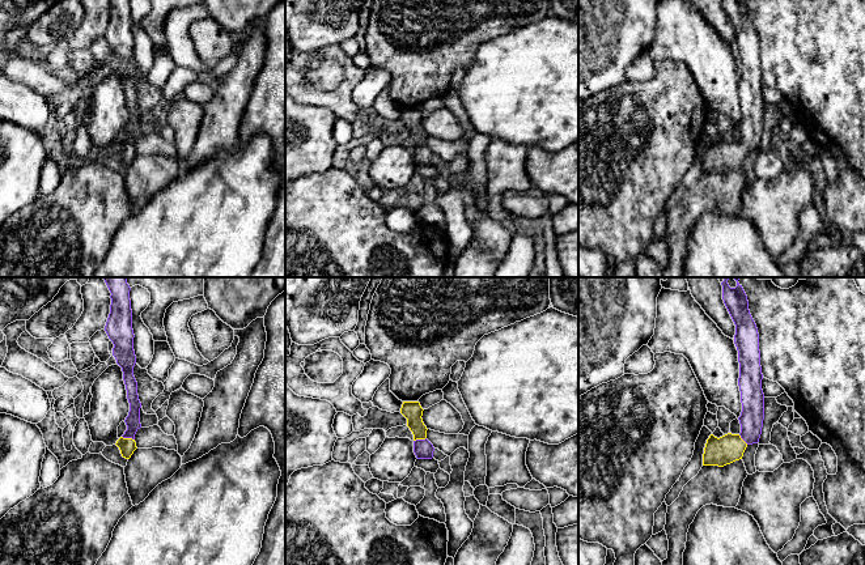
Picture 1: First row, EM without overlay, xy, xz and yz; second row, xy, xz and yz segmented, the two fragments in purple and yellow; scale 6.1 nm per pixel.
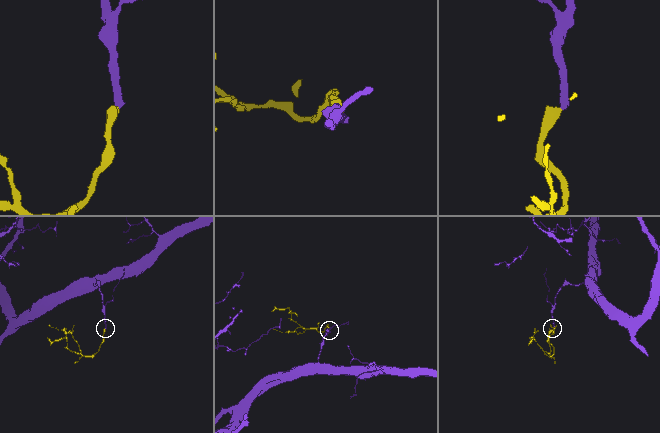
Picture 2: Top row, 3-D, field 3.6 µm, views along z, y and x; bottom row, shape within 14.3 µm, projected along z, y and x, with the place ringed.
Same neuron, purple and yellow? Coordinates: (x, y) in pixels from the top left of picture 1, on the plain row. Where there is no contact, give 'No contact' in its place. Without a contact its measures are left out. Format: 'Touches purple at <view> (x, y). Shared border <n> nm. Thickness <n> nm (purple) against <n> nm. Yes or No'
Touches purple at xy (128, 144). Shared border 80 nm. Thickness 90 nm (purple) against 100 nm. Yes

